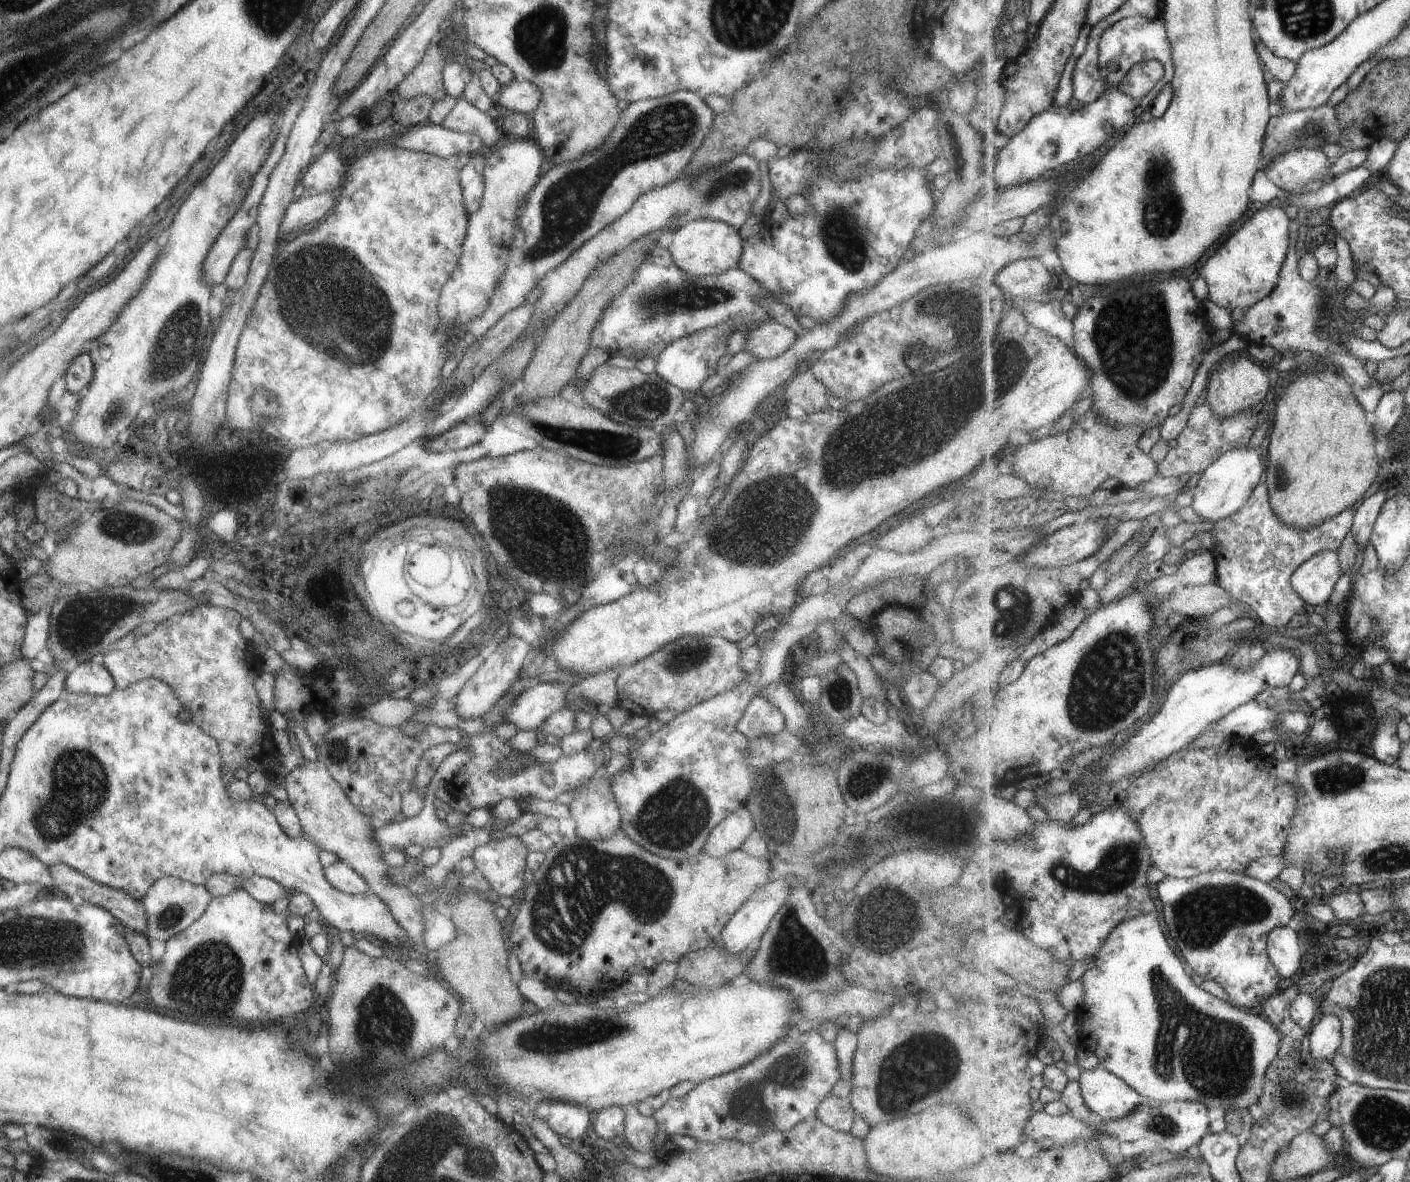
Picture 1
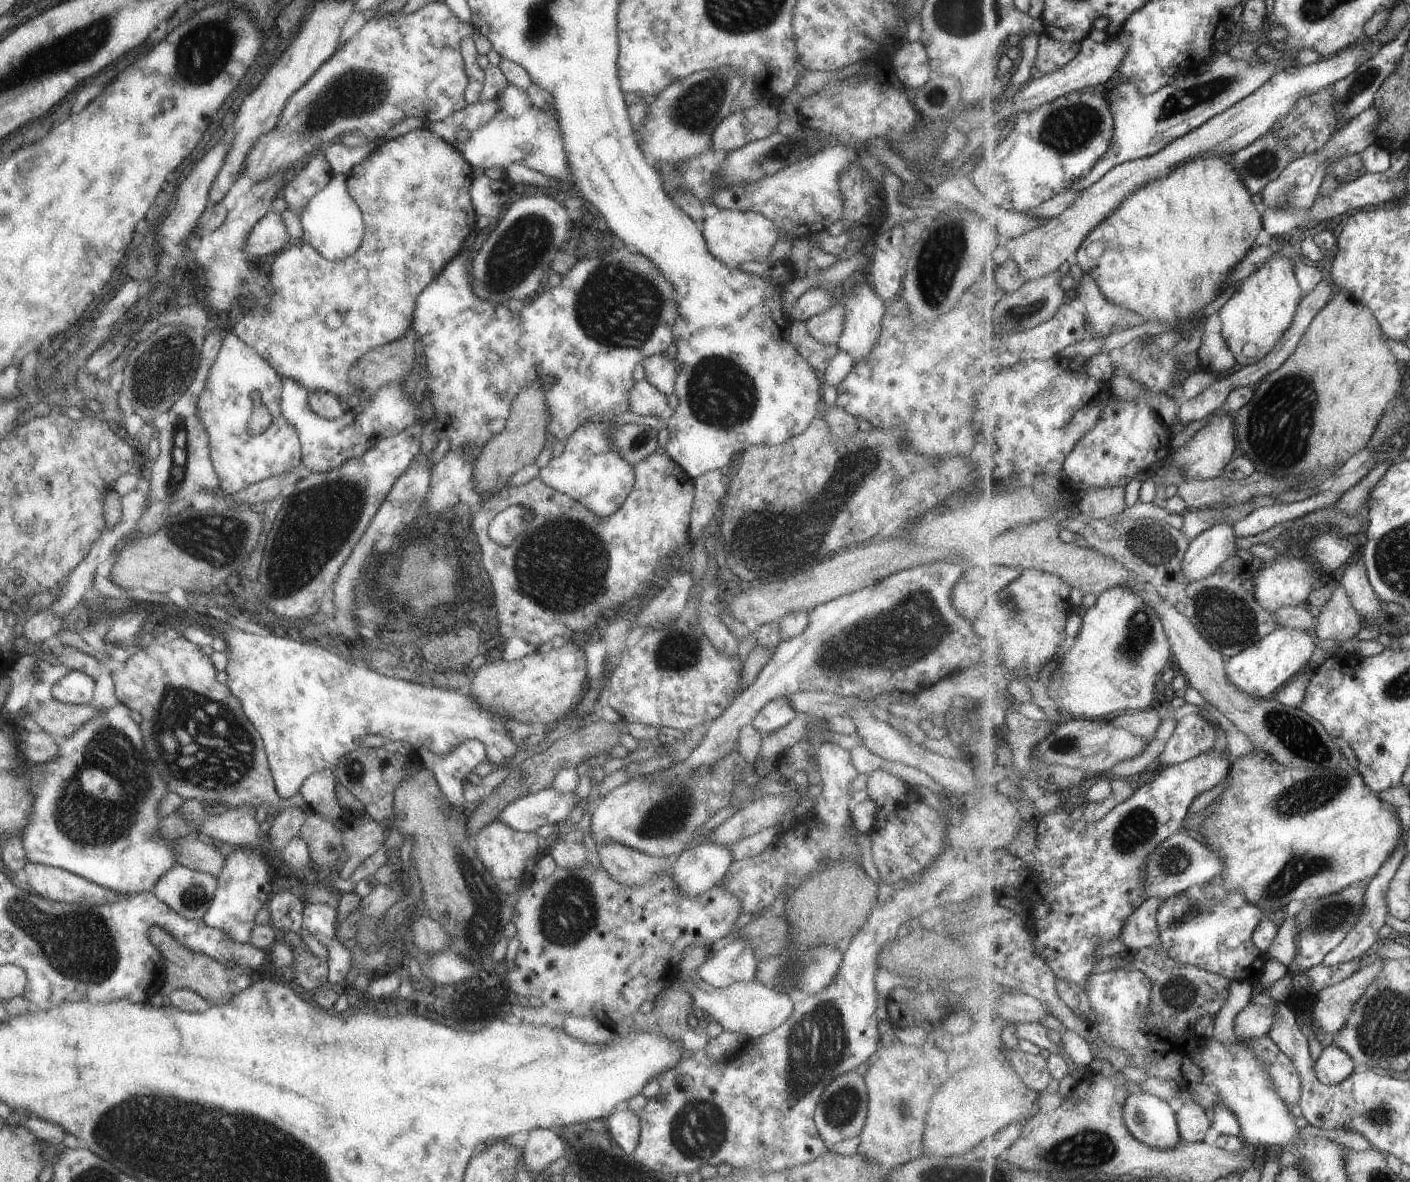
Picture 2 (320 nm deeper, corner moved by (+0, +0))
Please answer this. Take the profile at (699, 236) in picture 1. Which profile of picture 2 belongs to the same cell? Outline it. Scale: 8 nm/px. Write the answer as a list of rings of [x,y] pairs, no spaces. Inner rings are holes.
[[[717,210],[702,220],[700,228],[709,254],[731,268],[747,261],[767,261],[769,252],[779,238],[777,227],[771,220],[751,211]]]

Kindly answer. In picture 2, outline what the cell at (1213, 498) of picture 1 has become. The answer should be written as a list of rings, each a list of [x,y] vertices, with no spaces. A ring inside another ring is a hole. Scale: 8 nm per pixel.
[[[1231,523],[1215,525],[1213,528],[1200,534],[1197,538],[1192,539],[1182,562],[1182,569],[1186,578],[1192,581],[1205,580],[1213,576],[1229,558],[1237,554],[1243,554],[1242,551],[1237,548],[1235,539],[1234,525]]]

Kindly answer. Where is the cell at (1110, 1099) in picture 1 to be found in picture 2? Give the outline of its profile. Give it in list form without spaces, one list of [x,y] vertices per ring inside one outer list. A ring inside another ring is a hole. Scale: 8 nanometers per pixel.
[[[1147,1092],[1129,1094],[1123,1116],[1128,1130],[1149,1146],[1173,1149],[1182,1142],[1176,1106]]]

